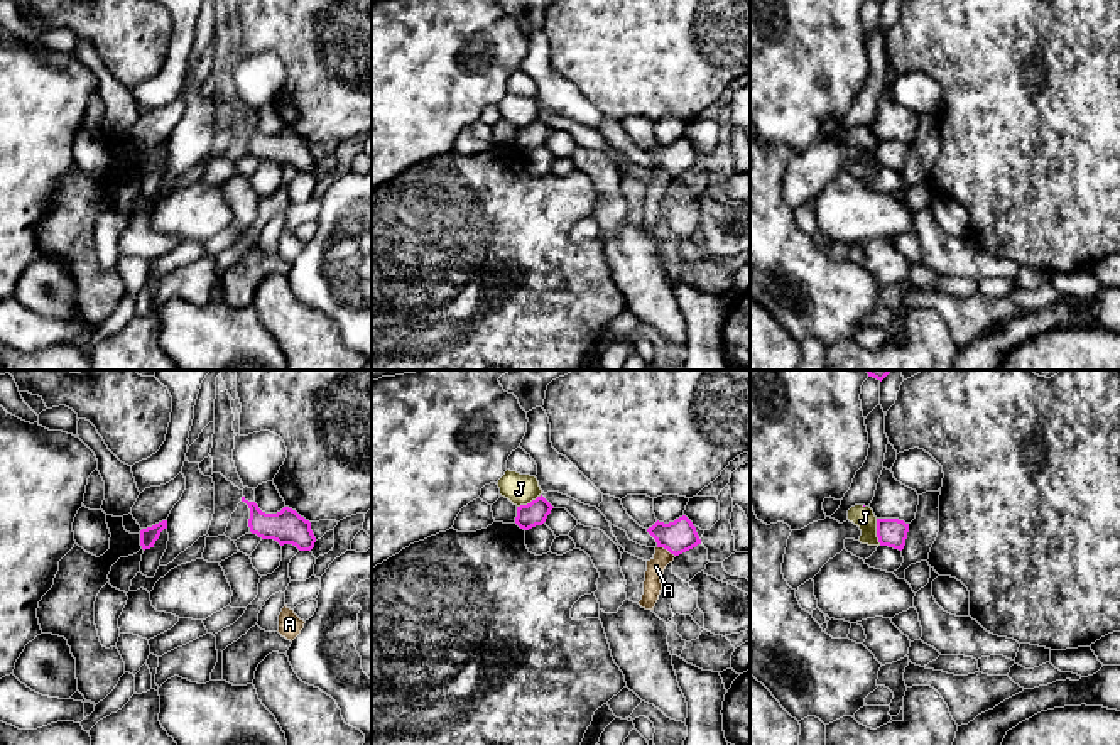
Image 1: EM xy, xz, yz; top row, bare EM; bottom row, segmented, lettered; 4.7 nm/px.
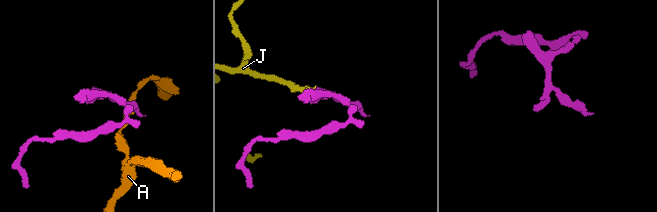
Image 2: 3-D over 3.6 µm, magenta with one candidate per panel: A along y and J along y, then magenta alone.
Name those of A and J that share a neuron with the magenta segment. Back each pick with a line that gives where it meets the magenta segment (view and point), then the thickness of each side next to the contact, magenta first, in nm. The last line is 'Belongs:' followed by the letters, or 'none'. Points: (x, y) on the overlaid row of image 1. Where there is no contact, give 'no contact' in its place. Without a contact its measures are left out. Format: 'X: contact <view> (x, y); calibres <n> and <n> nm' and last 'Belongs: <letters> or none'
J: contact yz (877, 532); calibres 140 and 100 nm
Belongs: J

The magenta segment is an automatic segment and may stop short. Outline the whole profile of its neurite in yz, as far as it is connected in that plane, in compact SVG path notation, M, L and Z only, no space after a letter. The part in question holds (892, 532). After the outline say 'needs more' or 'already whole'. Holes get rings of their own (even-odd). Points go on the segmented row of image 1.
M855 505L848 510L848 520L860 527L860 542L868 546L889 546L902 551L909 524L899 519L877 519L870 507Z | needs more

